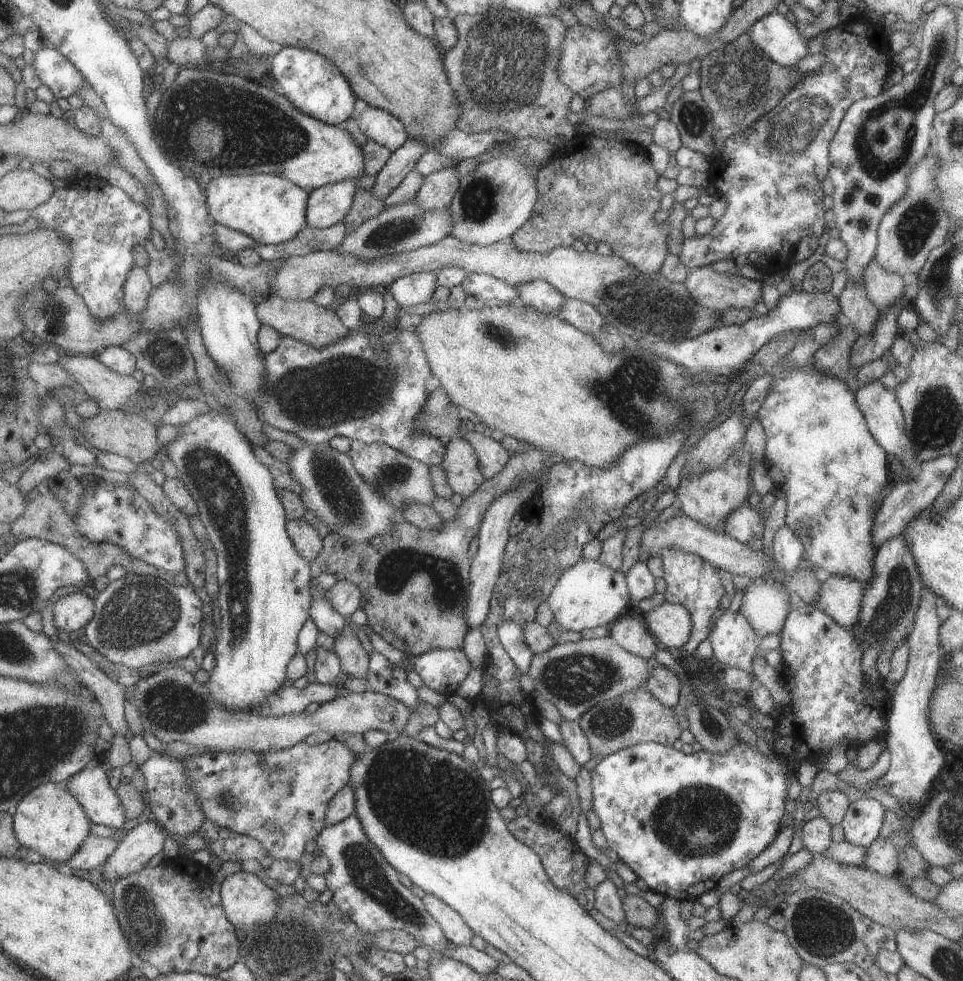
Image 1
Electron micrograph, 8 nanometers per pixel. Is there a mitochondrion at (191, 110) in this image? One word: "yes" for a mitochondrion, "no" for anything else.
yes

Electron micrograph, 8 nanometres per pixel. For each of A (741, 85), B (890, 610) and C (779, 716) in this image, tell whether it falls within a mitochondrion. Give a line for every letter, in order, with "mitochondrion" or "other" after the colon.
A: mitochondrion
B: mitochondrion
C: other

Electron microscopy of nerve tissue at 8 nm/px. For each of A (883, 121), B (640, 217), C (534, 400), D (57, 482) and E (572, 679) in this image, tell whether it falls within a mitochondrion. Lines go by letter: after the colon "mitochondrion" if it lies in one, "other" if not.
A: mitochondrion
B: other
C: other
D: other
E: mitochondrion

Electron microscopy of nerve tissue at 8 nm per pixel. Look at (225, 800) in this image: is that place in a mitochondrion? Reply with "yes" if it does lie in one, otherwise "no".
no

